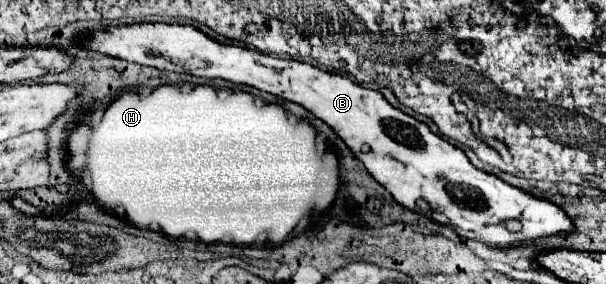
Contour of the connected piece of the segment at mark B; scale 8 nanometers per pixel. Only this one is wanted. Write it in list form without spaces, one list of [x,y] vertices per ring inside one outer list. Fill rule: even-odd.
[[[134,23],[134,25],[106,27],[106,29],[100,29],[100,31],[80,33],[76,37],[76,43],[82,45],[84,49],[94,49],[94,51],[100,51],[100,53],[104,53],[108,57],[114,57],[114,59],[126,59],[126,61],[134,61],[134,63],[140,63],[140,65],[150,65],[150,67],[164,69],[164,71],[174,71],[174,73],[190,73],[190,75],[196,75],[196,77],[218,77],[218,79],[226,79],[226,81],[232,81],[232,83],[250,85],[250,87],[256,87],[260,91],[266,91],[266,93],[272,93],[276,97],[282,97],[282,99],[288,99],[288,101],[294,101],[294,103],[302,105],[306,111],[310,111],[314,117],[318,117],[320,121],[324,121],[328,127],[334,129],[334,133],[348,145],[348,149],[364,163],[366,171],[384,189],[388,189],[400,205],[422,213],[422,209],[418,207],[418,201],[426,201],[428,207],[430,207],[428,215],[430,213],[446,215],[448,227],[454,229],[460,237],[478,239],[478,241],[498,245],[498,247],[510,247],[510,245],[516,245],[516,243],[526,241],[526,239],[538,239],[538,237],[548,237],[548,235],[574,231],[574,225],[570,223],[568,215],[562,209],[558,209],[558,205],[554,205],[546,199],[532,197],[532,195],[524,193],[522,189],[504,183],[496,175],[490,175],[490,173],[484,173],[484,171],[476,169],[468,161],[464,151],[460,151],[458,147],[454,147],[446,139],[432,133],[426,123],[422,123],[422,121],[402,113],[400,109],[392,107],[382,97],[380,91],[364,89],[364,87],[352,83],[350,79],[346,79],[342,75],[322,71],[322,69],[318,69],[314,65],[308,65],[308,63],[302,63],[302,61],[278,59],[278,57],[272,57],[272,55],[266,55],[266,53],[260,53],[260,51],[252,51],[248,47],[218,43],[218,41],[210,39],[208,35],[204,35],[202,31],[198,31],[192,25]],[[512,221],[520,223],[520,227],[516,231],[506,227],[506,223],[512,223]]]

